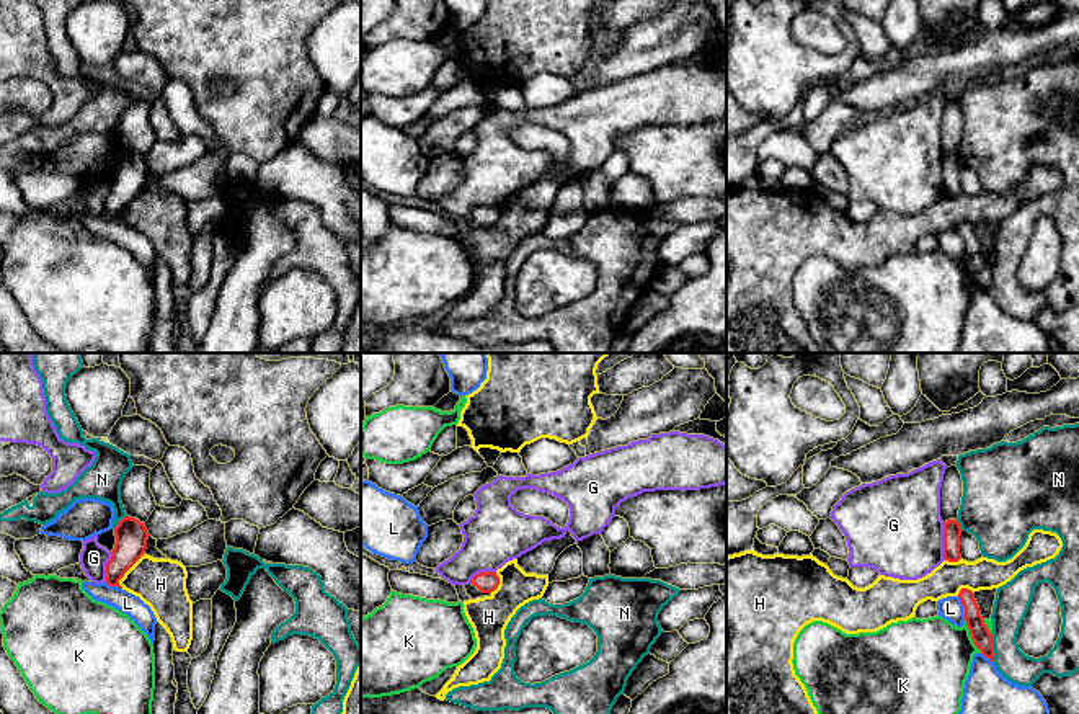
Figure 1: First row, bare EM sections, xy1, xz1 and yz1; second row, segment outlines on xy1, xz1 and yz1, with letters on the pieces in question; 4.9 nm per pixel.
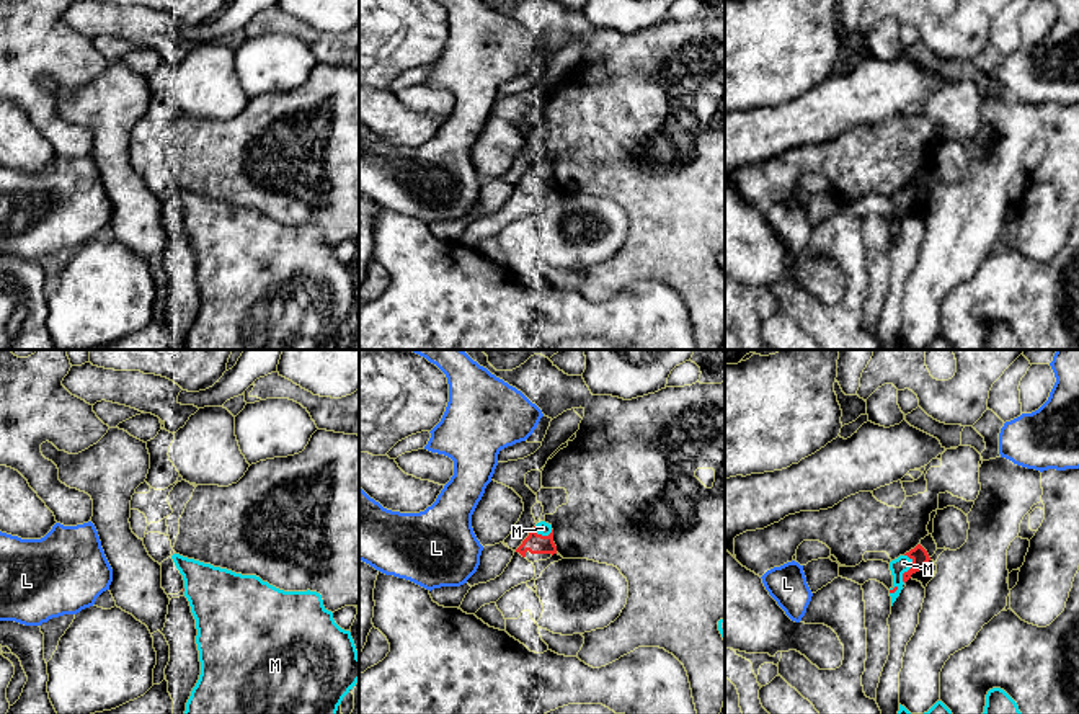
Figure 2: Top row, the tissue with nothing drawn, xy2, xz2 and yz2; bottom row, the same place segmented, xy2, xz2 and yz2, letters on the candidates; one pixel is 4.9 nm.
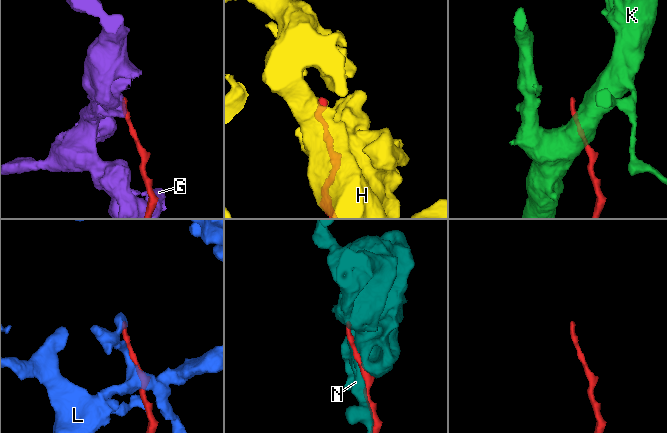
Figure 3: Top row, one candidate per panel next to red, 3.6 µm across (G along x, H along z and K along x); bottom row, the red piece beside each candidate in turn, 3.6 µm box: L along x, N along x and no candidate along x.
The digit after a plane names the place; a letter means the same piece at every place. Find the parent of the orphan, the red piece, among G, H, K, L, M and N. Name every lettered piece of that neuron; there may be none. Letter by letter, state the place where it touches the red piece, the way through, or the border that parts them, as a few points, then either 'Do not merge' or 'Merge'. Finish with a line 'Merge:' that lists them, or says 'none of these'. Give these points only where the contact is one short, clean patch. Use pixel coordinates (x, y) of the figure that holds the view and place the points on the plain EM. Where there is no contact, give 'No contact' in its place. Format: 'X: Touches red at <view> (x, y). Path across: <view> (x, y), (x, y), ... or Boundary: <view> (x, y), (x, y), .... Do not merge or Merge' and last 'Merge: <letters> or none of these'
G: Touches red at yz1 (944, 175). Boundary: yz1 (942, 157), (942, 190), (945, 193). Do not merge
H: Touches red at xy1 (128, 203). Boundary: xy1 (144, 187), (119, 214), (121, 221). Do not merge
K: Touches red at yz1 (970, 268). Boundary: yz1 (965, 254), (970, 272), (981, 286). Do not merge
L: Touches red at yz1 (963, 240). Do not merge
M: Touches red at yz2 (910, 203). Merge
N: Touches red at yz1 (993, 281). Do not merge
Merge: M

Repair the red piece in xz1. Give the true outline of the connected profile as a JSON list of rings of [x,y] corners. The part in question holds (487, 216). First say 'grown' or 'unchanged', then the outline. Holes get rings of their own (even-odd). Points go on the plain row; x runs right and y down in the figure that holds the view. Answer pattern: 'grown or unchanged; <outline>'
unchanged; [[[482,206],[477,208],[470,217],[477,221],[482,227],[491,227],[498,222],[500,211],[496,209],[496,206]]]

